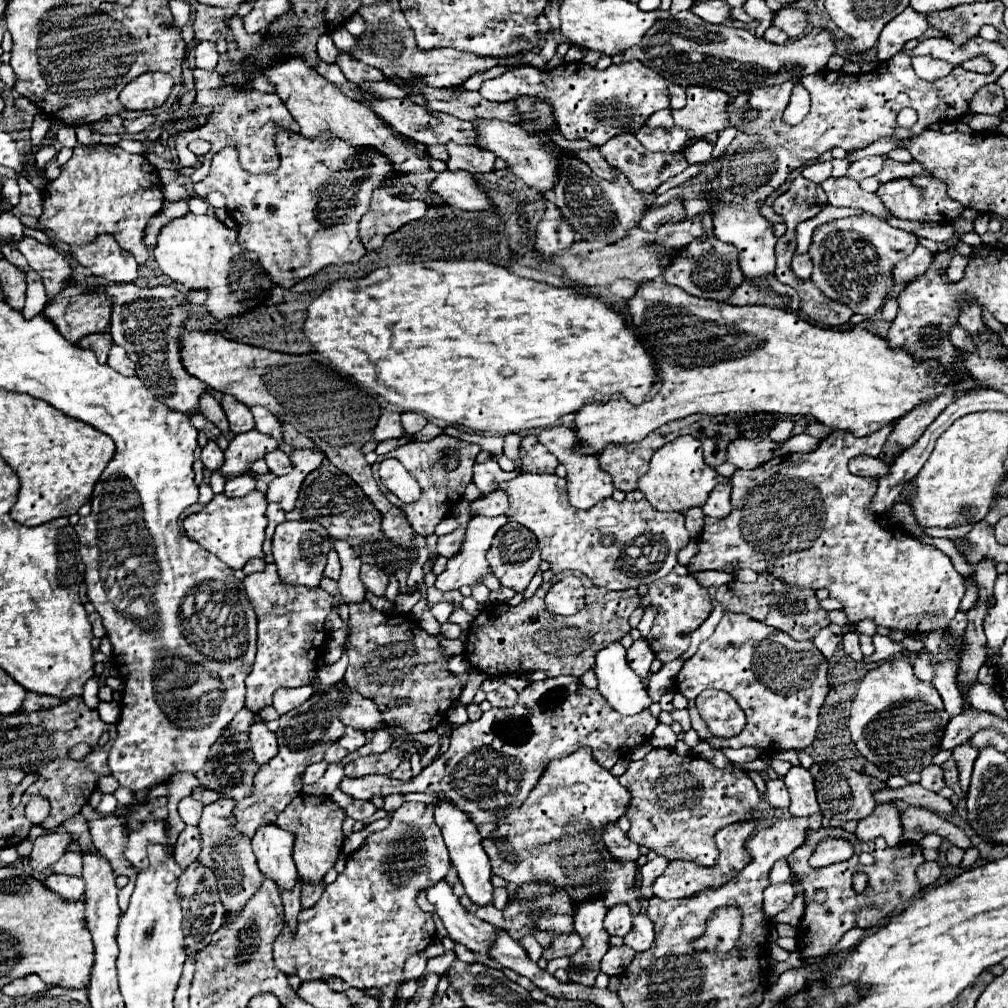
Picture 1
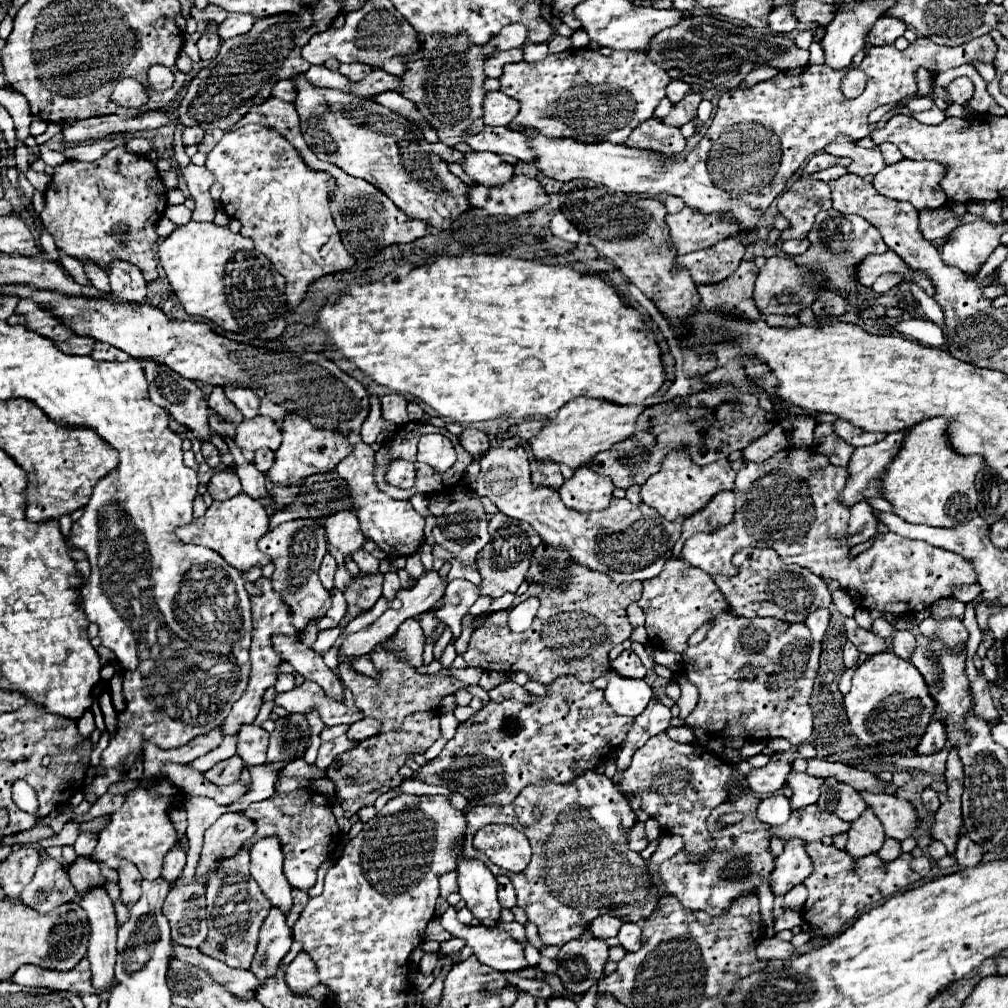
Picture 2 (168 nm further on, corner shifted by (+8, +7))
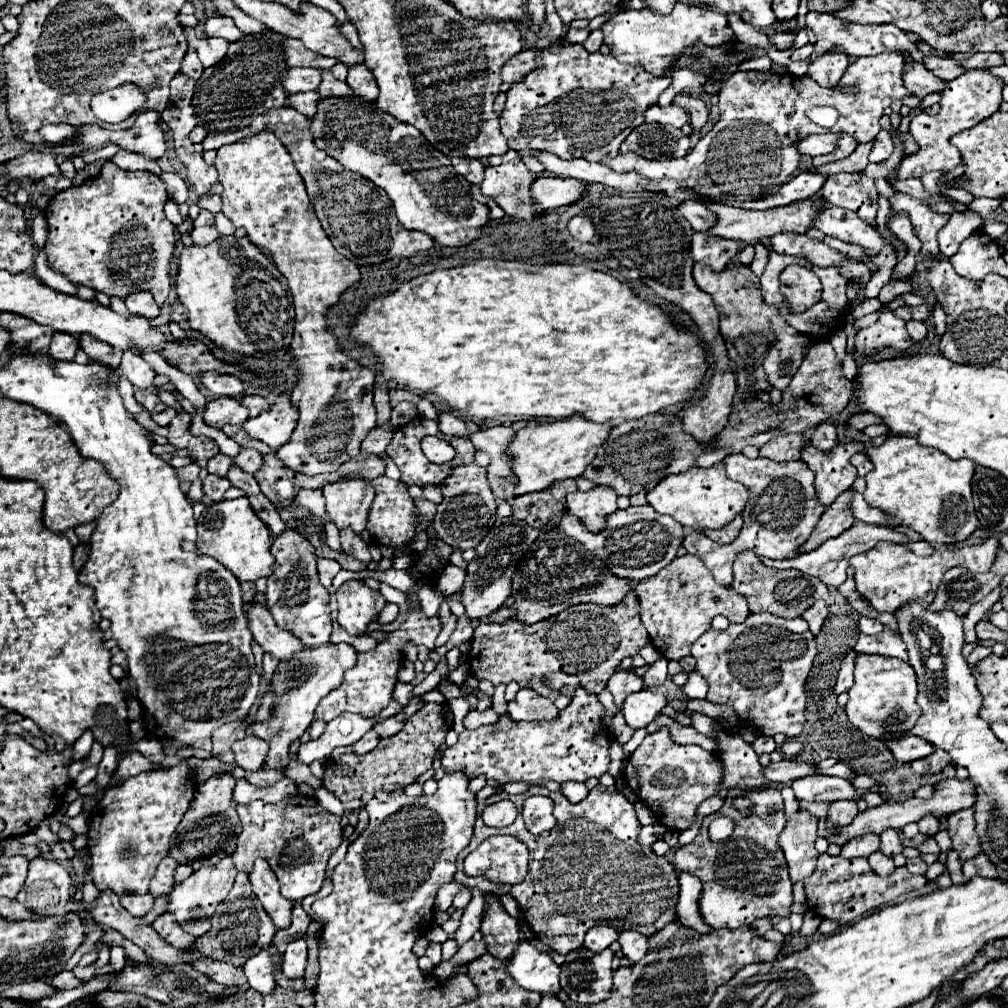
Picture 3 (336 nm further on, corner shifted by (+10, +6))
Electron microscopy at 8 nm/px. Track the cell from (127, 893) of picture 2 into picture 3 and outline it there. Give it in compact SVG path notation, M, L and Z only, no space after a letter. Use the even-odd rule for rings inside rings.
M145 893L145 895L121 895L119 901L133 917L143 917L153 907L153 895L149 895L149 893Z

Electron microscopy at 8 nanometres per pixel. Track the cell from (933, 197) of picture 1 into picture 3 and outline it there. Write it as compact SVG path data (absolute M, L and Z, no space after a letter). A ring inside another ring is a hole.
M971 69L963 73L961 77L953 79L949 87L941 93L941 111L935 117L929 117L927 113L919 113L911 119L909 131L911 135L921 135L921 149L915 155L903 157L901 167L895 171L895 179L907 179L907 177L921 177L925 173L949 173L961 163L961 155L957 147L949 145L949 137L957 131L965 131L967 127L977 125L981 119L987 119L993 115L1001 105L1001 89L1003 83L979 69Z

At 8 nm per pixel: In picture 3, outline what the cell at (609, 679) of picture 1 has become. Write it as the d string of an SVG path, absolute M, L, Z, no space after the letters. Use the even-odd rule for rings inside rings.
M643 689L641 693L633 693L625 699L621 713L629 727L639 729L639 727L647 727L661 713L665 705L667 705L667 699L663 691Z

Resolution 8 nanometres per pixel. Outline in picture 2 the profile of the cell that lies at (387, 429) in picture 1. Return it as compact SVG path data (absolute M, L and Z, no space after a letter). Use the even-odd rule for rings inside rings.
M385 394L381 398L381 406L383 406L383 418L395 422L395 424L407 424L409 416L407 416L407 398L401 394Z

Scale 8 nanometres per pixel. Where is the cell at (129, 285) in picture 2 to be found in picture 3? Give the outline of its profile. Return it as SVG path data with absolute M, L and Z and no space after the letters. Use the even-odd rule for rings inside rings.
M137 291L137 293L129 293L125 295L125 305L131 313L153 319L159 315L159 305L155 303L153 295L149 295L147 291Z

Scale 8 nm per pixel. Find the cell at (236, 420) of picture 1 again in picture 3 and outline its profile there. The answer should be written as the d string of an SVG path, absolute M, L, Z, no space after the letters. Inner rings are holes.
M219 397L207 403L205 409L205 423L211 427L221 429L227 423L245 423L249 419L249 411L237 399Z

